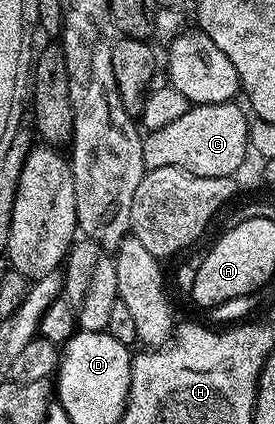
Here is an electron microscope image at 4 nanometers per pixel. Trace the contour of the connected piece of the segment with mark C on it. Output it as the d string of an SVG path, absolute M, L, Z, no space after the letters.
M233 100L222 104L189 105L186 116L178 116L166 128L151 131L144 138L144 165L148 170L177 166L194 176L231 178L250 154L249 115Z

